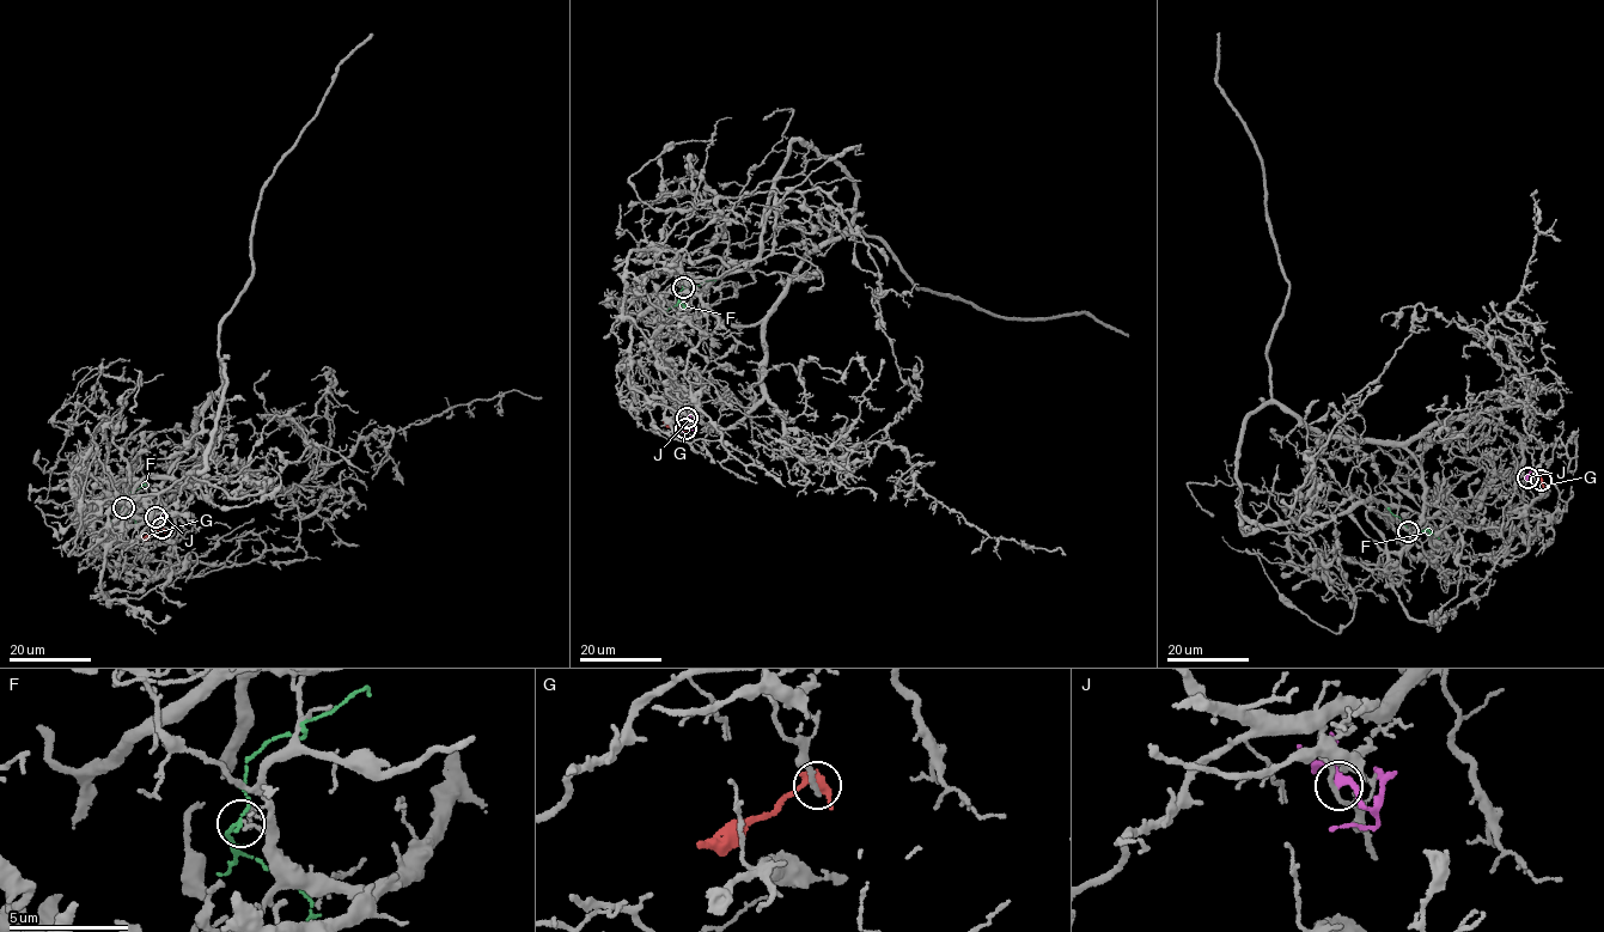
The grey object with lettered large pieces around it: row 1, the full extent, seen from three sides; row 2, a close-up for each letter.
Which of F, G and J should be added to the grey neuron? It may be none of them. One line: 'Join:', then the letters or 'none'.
Join: none

